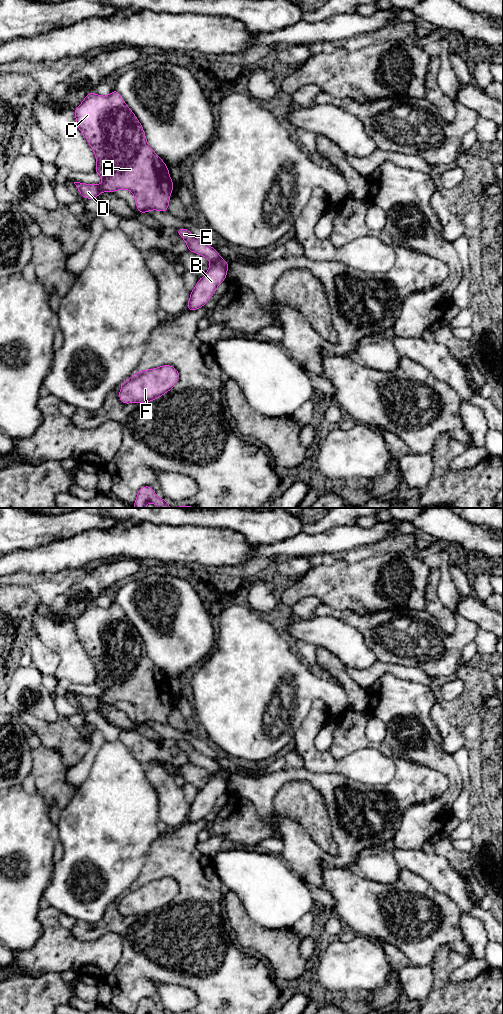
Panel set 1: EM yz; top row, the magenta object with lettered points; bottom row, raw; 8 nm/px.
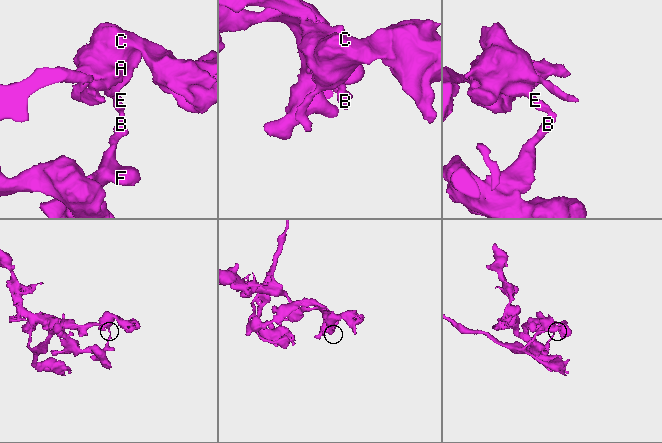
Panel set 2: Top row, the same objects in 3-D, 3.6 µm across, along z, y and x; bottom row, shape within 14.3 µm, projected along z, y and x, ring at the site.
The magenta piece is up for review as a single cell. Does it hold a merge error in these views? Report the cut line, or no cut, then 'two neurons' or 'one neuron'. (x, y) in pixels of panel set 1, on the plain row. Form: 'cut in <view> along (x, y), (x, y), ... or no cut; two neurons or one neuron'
cut in yz along (219, 768), (211, 774); two neurons

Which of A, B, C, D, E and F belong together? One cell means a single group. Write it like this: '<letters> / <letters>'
A C D E / B F

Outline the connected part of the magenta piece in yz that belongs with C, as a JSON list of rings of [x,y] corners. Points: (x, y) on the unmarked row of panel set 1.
[[[113,601],[108,608],[90,604],[74,621],[74,625],[80,644],[95,666],[97,676],[94,684],[103,690],[100,697],[74,694],[80,707],[85,711],[96,711],[101,704],[127,701],[133,705],[136,721],[141,726],[150,722],[167,725],[171,704],[175,699],[169,680],[148,657],[141,635],[119,604]]]

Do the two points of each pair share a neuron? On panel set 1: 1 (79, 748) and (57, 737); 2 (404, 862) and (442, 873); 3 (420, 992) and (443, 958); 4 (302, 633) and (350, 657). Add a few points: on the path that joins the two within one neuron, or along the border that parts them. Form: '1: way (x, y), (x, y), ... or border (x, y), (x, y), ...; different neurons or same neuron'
1: way (74, 745), (66, 737), (62, 737); same neuron
2: way (413, 862), (419, 862), (433, 868); same neuron
3: border (431, 964), (433, 985), (427, 996); different neurons
4: way (314, 633), (326, 633), (338, 645); same neuron

